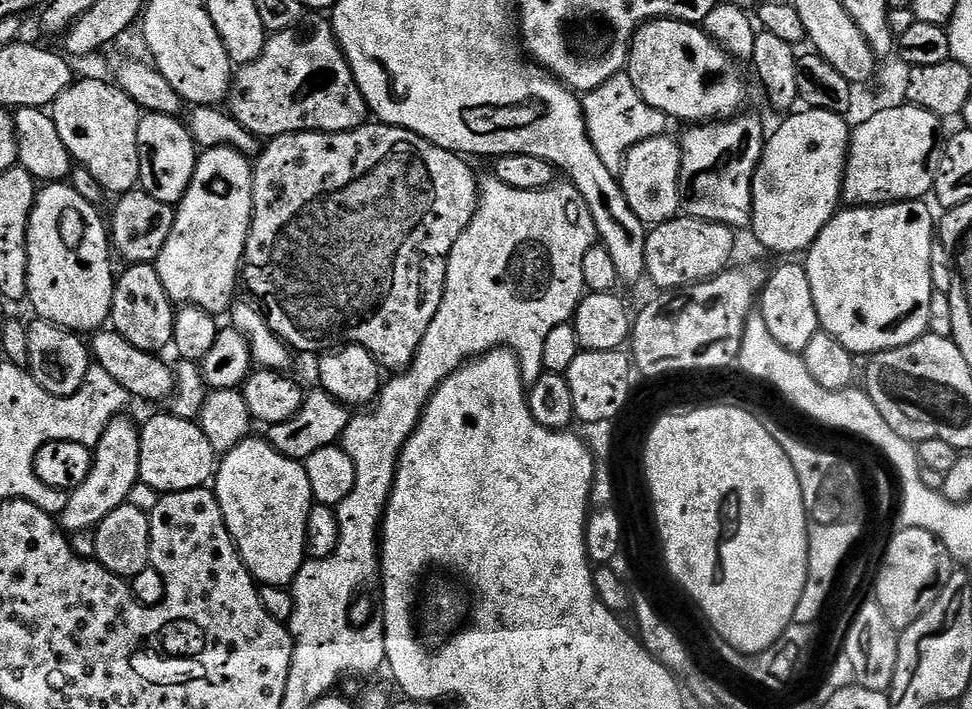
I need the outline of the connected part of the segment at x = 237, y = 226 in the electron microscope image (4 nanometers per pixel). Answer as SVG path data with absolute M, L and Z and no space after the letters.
M206 148L197 155L194 178L190 178L190 186L176 208L170 238L166 238L166 246L162 246L154 262L162 286L173 305L198 306L213 314L221 314L220 312L224 311L227 313L233 305L232 295L236 292L236 284L238 288L244 247L252 221L253 167L253 161L249 157L243 156L233 148Z

